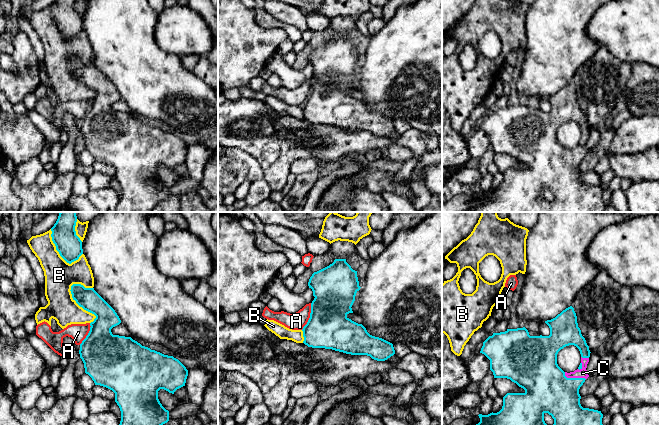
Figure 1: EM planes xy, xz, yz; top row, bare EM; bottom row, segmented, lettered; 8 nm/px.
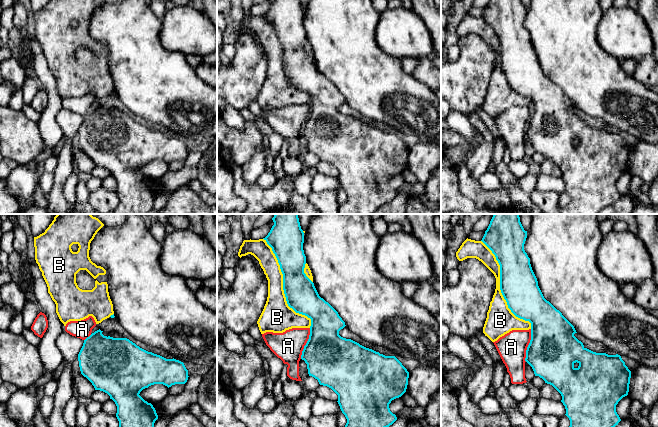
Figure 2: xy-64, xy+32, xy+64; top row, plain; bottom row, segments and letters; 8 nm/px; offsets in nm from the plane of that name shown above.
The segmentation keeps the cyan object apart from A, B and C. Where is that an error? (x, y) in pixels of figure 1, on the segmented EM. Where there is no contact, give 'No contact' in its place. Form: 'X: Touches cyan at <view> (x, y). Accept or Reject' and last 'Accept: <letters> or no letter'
A: Touches cyan at xz (310, 316). Reject
B: Touches cyan at xy (80, 306). Reject
C: Touches cyan at yz (574, 378). Accept
Accept: C

